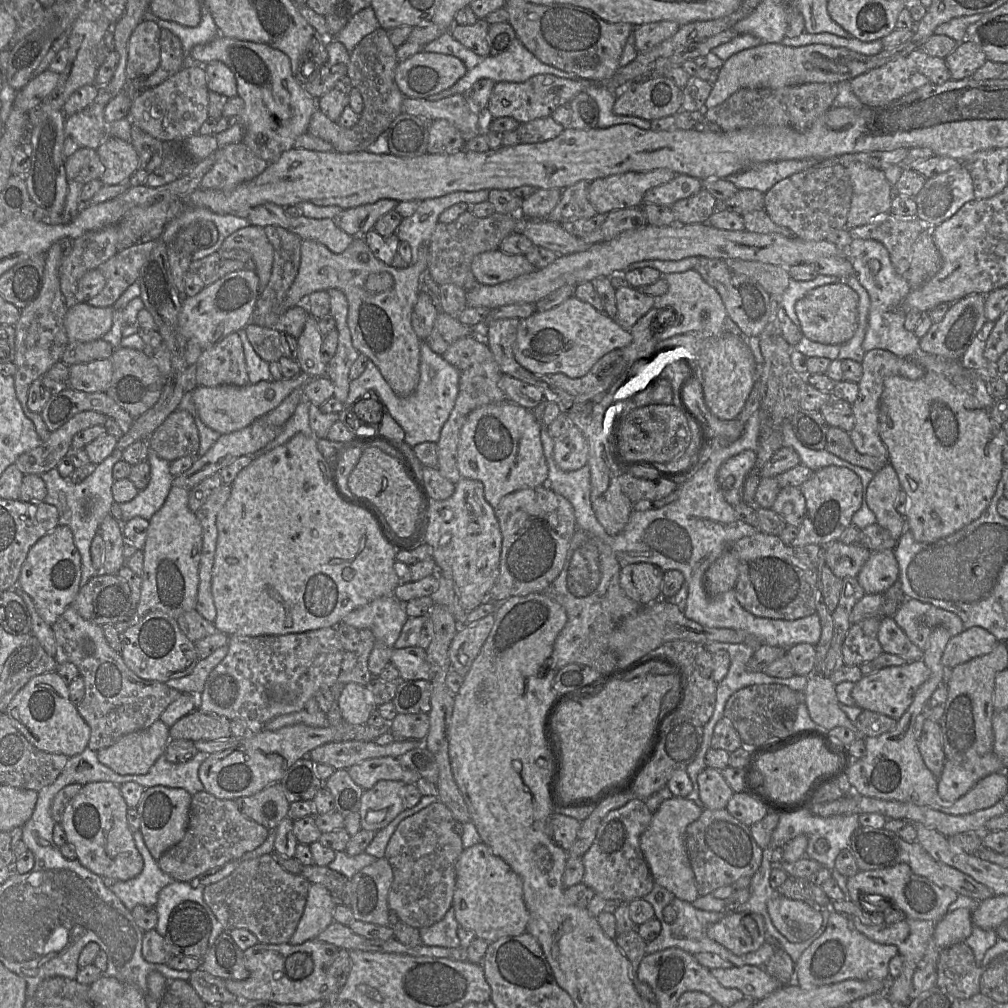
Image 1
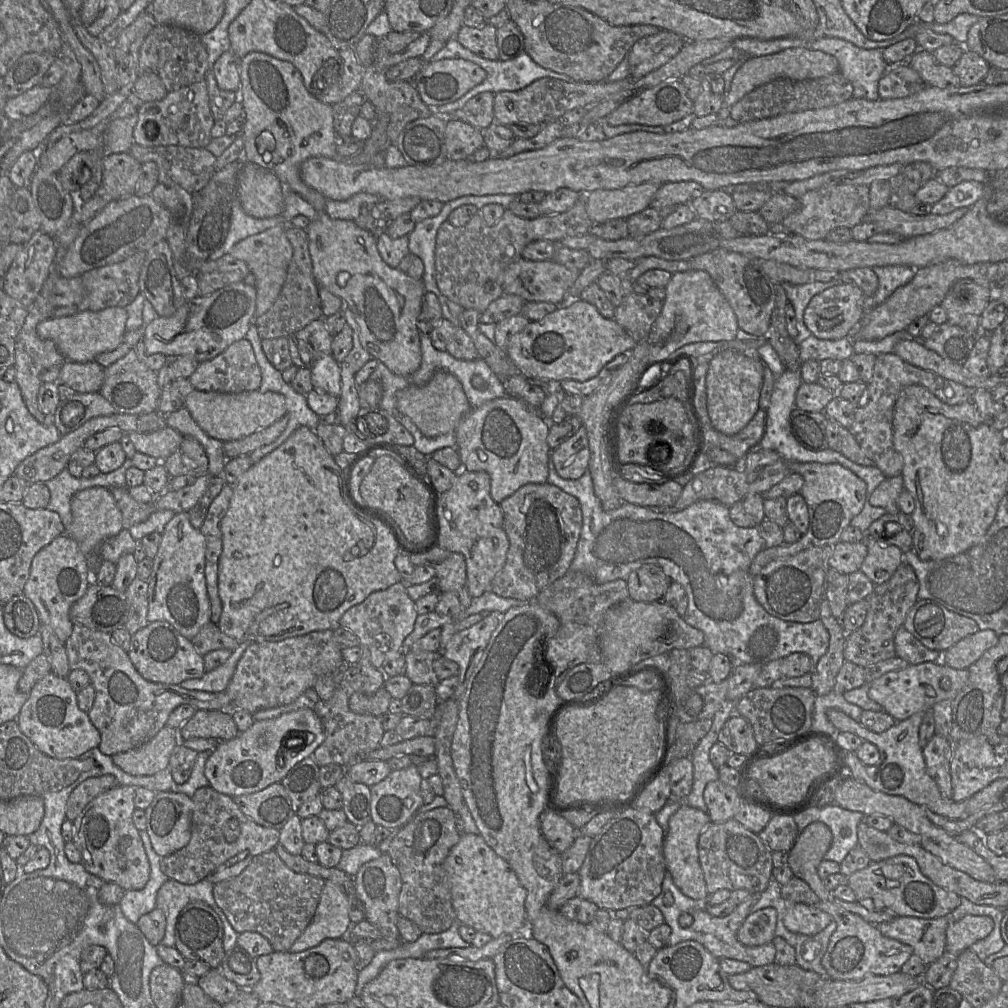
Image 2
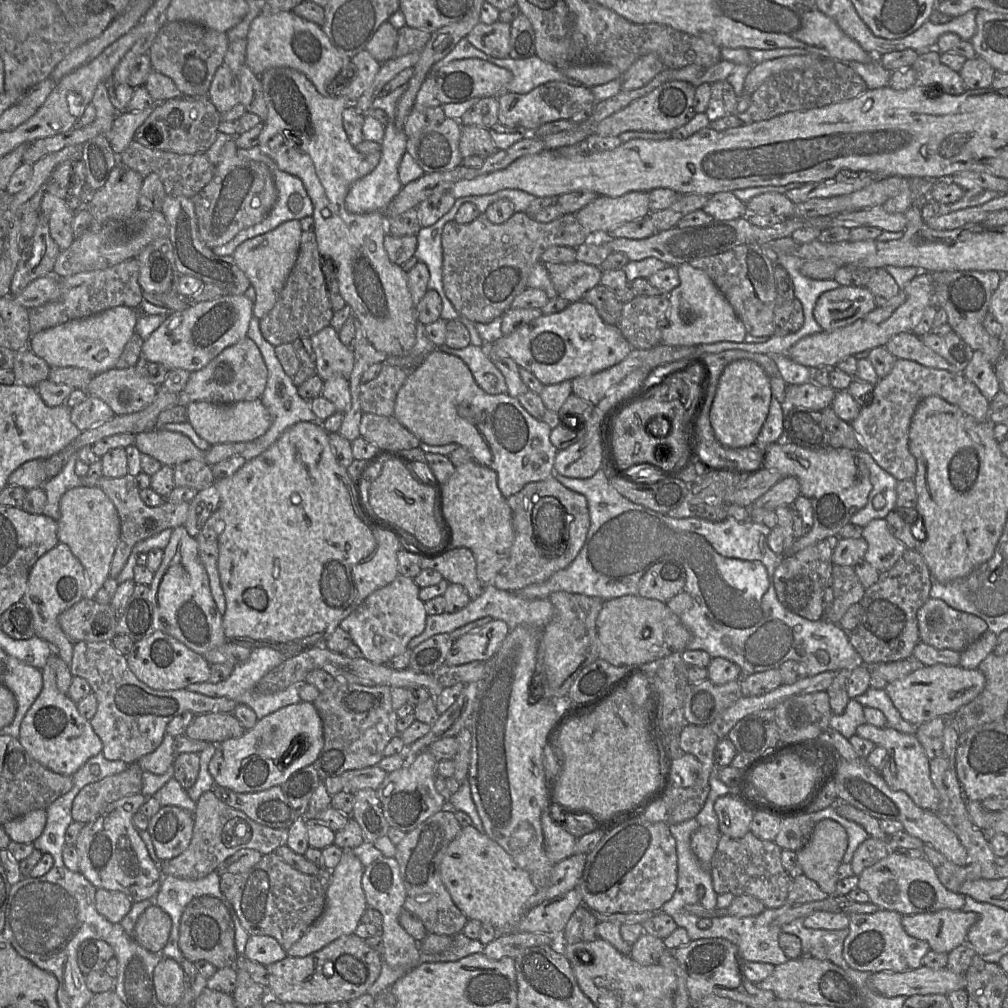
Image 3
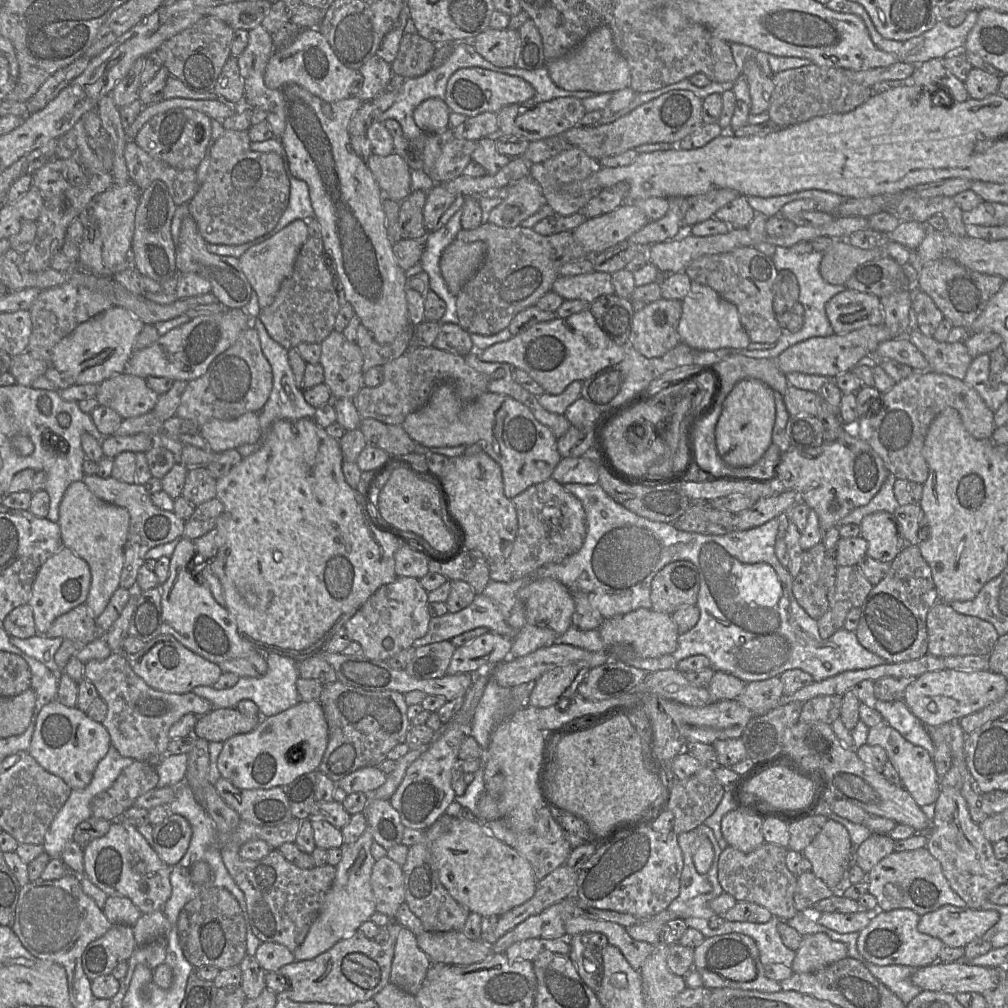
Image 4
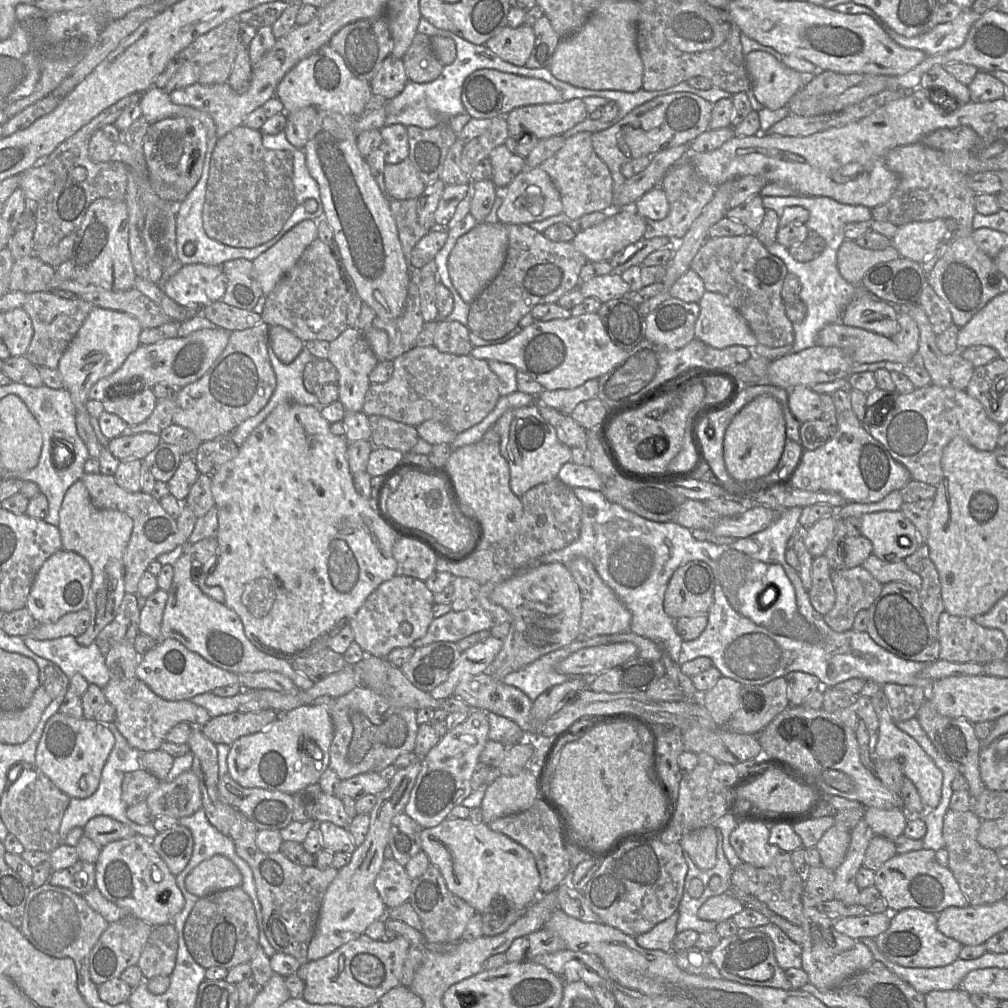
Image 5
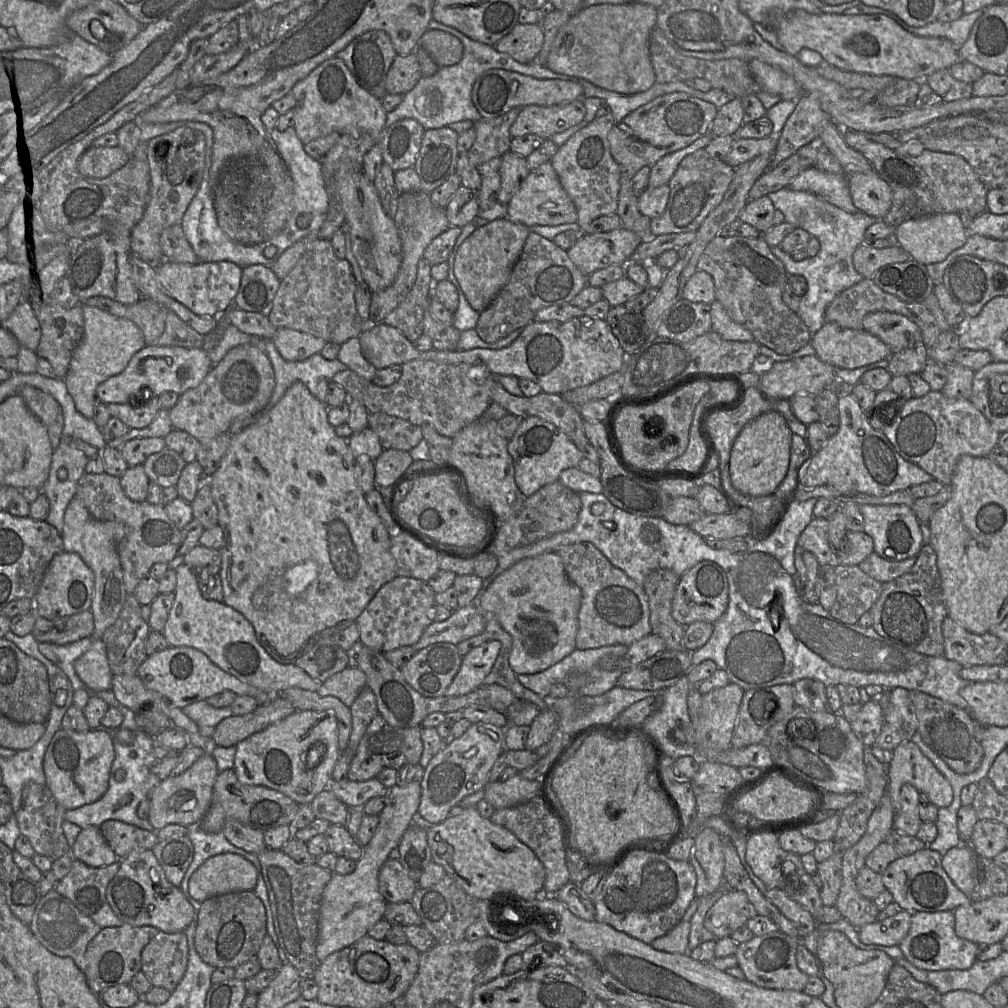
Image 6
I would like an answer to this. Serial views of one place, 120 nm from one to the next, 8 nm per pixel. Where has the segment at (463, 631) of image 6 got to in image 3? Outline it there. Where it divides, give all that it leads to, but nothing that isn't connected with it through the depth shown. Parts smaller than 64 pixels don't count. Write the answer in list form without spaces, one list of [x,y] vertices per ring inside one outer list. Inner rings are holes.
[[[489,584],[483,586],[483,591],[479,597],[471,600],[467,606],[457,612],[446,613],[444,611],[439,615],[427,614],[424,631],[409,641],[407,649],[414,649],[421,642],[433,635],[440,633],[449,634],[459,627],[487,616],[491,617],[492,619],[503,620],[510,629],[513,629],[519,625],[527,625],[541,630],[542,633],[542,629],[551,621],[552,617],[554,616],[554,607],[548,599],[525,599],[519,597],[515,592],[500,590],[493,584]]]

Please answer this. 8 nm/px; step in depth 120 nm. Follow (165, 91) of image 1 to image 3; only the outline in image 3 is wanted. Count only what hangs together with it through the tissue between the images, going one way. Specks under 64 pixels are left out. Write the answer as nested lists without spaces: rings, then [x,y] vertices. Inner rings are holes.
[[[208,95],[172,98],[154,108],[151,115],[136,130],[133,140],[150,149],[177,154],[206,153],[217,137],[220,122],[220,113]]]

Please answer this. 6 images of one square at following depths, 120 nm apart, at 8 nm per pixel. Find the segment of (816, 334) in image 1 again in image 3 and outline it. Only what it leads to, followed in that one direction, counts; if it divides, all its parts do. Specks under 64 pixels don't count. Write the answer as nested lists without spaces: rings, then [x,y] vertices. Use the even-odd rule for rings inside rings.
[[[840,286],[820,295],[813,315],[824,332],[832,332],[853,324],[876,307],[866,287]]]

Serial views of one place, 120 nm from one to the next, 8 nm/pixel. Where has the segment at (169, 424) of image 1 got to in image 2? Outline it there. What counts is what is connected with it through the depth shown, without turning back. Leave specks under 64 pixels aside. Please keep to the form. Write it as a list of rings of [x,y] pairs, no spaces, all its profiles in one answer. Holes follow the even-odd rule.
[[[191,436],[183,437],[178,449],[162,461],[170,478],[180,475],[195,477],[208,473],[208,457],[201,443]]]

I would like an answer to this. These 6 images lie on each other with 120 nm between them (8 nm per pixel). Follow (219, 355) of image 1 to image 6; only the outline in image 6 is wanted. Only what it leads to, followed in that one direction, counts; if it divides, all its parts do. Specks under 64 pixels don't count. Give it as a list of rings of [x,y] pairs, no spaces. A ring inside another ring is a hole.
[[[256,343],[232,348],[206,374],[203,381],[179,397],[169,410],[174,429],[183,430],[201,443],[229,433],[232,423],[237,419],[256,415],[268,403],[275,387],[272,364],[266,353]]]

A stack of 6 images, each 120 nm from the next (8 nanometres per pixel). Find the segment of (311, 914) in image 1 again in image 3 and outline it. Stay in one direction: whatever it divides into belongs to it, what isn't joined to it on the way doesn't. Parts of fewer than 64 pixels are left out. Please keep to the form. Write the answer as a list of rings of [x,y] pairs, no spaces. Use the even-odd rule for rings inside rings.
[[[343,850],[338,865],[331,871],[331,880],[326,892],[325,907],[322,915],[287,951],[291,957],[304,957],[314,953],[334,940],[353,934],[368,907],[362,888],[364,866],[352,850]]]

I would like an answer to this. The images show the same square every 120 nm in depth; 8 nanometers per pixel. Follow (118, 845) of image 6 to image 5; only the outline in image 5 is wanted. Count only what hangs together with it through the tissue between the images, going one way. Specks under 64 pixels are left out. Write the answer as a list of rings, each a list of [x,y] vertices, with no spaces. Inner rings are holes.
[[[96,816],[89,820],[83,828],[85,836],[100,847],[109,843],[131,838],[137,833],[129,826],[109,816]]]

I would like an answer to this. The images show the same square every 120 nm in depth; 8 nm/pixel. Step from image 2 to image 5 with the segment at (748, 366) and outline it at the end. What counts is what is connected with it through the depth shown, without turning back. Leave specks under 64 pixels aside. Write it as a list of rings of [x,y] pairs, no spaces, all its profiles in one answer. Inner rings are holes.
[[[771,395],[757,396],[733,417],[725,431],[723,458],[728,474],[738,482],[768,475],[778,465],[785,442],[785,419],[780,403]]]

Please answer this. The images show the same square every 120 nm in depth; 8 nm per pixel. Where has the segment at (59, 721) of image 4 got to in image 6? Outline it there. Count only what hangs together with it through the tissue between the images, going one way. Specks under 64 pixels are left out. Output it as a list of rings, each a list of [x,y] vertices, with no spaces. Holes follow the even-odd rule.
[[[100,727],[86,732],[61,728],[53,736],[43,760],[46,785],[66,809],[74,809],[99,800],[109,787],[111,766],[115,759],[115,738]]]

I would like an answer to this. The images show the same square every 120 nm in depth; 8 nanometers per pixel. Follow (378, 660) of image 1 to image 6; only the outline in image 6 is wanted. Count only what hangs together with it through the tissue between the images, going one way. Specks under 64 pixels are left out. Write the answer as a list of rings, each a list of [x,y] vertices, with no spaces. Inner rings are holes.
[[[395,577],[384,584],[374,595],[363,612],[356,619],[359,627],[359,641],[375,651],[386,653],[404,646],[413,646],[425,629],[435,621],[435,592],[426,581],[410,577]]]

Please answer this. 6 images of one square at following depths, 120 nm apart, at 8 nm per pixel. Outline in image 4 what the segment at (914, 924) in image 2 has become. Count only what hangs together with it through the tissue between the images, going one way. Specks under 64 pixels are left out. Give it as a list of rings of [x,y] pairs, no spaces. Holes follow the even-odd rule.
[[[944,905],[920,916],[917,928],[923,934],[938,938],[945,946],[965,947],[981,938],[999,917],[995,910]]]

